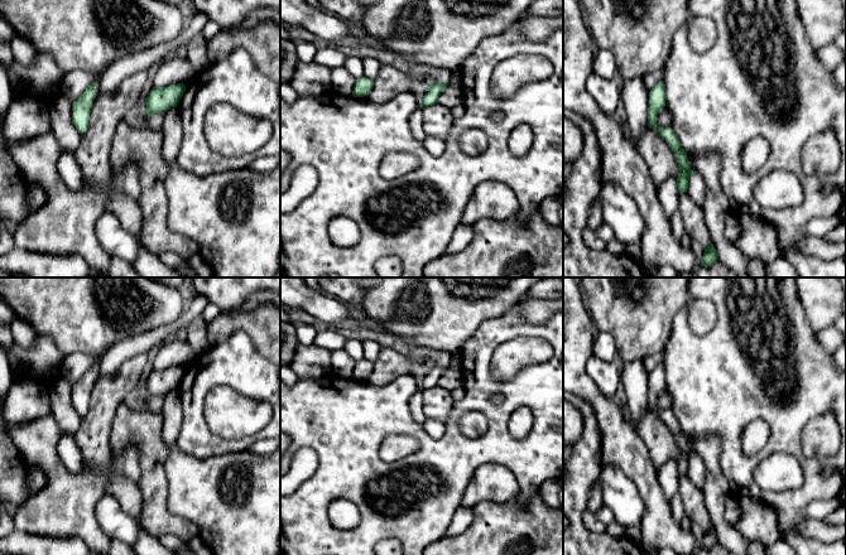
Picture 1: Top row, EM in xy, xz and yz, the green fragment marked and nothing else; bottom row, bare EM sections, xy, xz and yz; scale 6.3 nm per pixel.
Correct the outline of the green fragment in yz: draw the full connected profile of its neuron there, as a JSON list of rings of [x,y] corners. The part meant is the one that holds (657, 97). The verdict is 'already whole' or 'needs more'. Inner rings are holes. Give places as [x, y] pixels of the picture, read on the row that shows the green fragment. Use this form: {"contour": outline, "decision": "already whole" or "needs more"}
{"contour": [[[663,81],[658,82],[649,92],[649,107],[648,107],[648,126],[659,132],[662,139],[670,146],[676,155],[679,174],[677,177],[677,189],[679,194],[687,193],[688,180],[694,174],[691,169],[688,158],[682,148],[674,130],[672,127],[659,127],[657,125],[657,116],[665,106],[665,85]]], "decision": "already whole"}

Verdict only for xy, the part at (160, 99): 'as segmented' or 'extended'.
as segmented

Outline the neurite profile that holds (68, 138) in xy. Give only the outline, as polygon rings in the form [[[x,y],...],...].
[[[61,91],[49,101],[51,131],[54,134],[62,154],[74,151],[82,134],[72,122],[72,103]]]

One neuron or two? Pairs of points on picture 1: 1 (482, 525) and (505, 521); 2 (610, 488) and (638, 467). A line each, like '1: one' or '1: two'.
1: one
2: two

